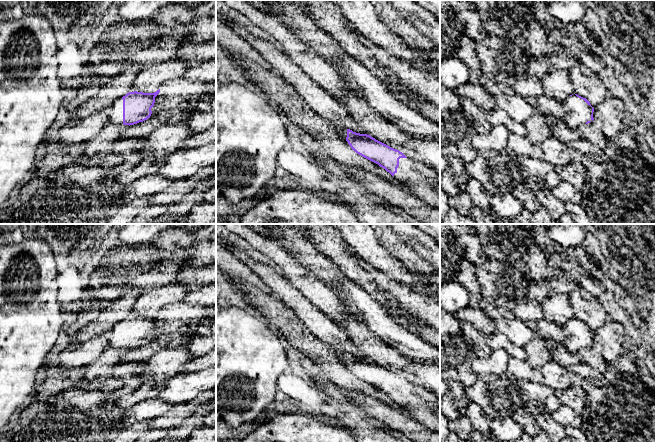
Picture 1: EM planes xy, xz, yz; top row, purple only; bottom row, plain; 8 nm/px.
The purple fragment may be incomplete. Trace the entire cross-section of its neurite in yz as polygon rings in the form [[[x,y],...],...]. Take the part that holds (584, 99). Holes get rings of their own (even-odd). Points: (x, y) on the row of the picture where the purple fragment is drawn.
[[[574,93],[562,103],[564,107],[562,120],[569,128],[577,129],[581,124],[588,124],[594,120],[594,108],[586,98]]]

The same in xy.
[[[160,89],[154,93],[134,91],[116,99],[107,110],[109,123],[130,126],[147,120],[159,92]]]

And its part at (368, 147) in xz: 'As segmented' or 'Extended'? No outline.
Extended

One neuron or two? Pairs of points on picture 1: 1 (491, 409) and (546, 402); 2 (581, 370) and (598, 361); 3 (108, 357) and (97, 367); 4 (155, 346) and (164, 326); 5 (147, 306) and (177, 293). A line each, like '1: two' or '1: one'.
1: one
2: one
3: one
4: two
5: one

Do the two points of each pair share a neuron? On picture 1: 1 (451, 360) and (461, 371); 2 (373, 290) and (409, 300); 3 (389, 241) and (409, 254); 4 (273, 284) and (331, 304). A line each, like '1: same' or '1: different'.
1: same
2: different
3: same
4: different

